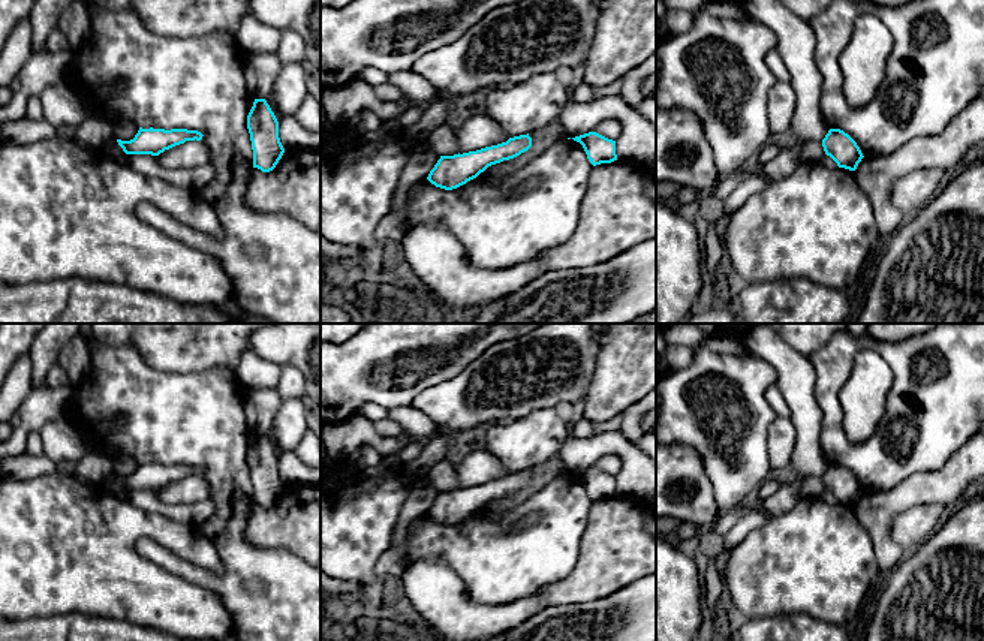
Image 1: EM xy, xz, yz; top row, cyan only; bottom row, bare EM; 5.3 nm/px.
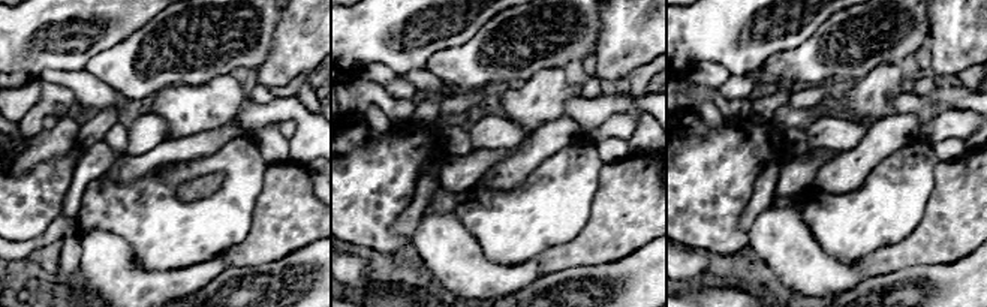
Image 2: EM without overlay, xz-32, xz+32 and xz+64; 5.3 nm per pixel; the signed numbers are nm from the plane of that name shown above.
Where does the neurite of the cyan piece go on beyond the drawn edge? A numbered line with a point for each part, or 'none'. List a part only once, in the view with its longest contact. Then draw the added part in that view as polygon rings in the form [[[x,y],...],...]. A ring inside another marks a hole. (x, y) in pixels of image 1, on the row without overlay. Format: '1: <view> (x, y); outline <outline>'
none

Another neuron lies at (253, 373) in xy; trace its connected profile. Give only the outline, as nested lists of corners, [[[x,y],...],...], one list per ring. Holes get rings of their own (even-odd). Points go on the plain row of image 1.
[[[247,350],[241,355],[235,367],[235,376],[246,391],[274,389],[280,380],[282,367],[262,359],[255,352]]]

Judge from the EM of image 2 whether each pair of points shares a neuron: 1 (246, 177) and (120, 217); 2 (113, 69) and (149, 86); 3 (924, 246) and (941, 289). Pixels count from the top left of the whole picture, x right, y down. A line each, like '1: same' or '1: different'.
1: same
2: same
3: different

